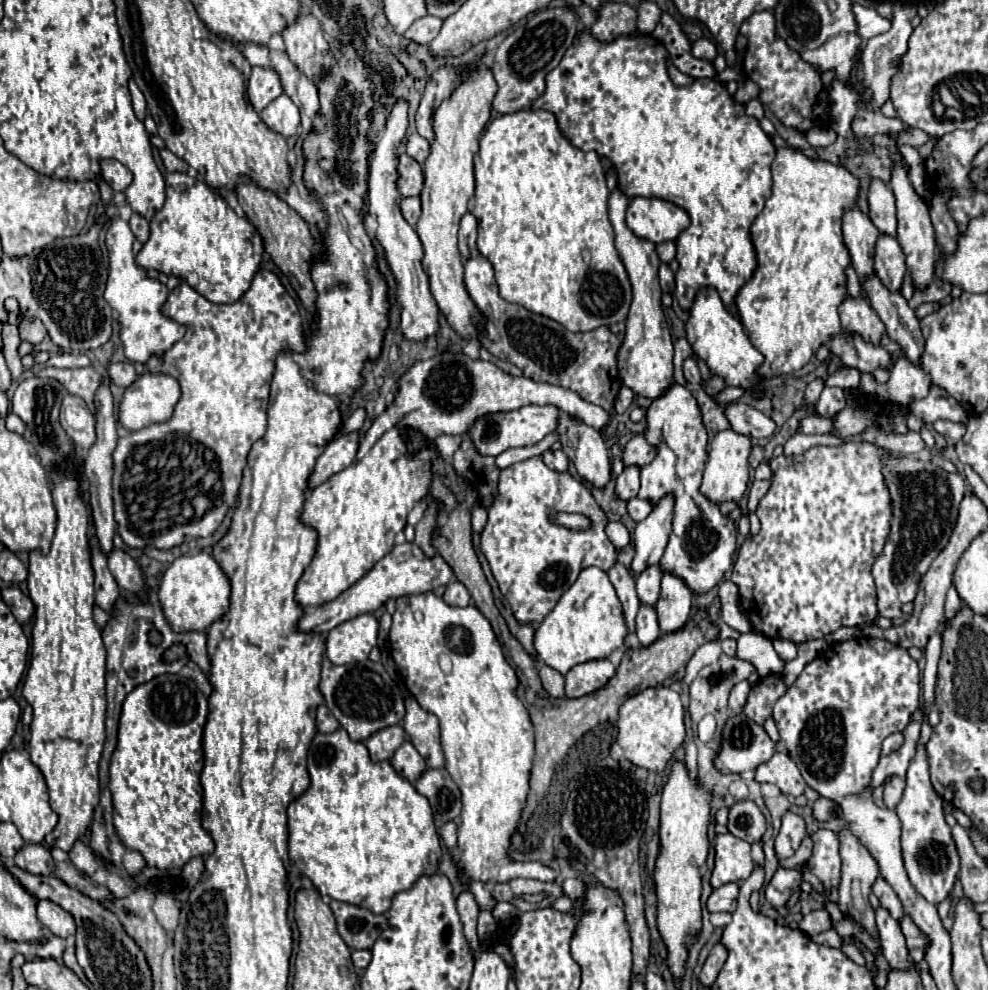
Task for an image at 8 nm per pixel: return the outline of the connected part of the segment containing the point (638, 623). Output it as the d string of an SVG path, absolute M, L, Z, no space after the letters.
M641 604L639 612L637 612L637 618L635 618L635 630L637 630L641 646L649 646L649 644L653 644L661 636L657 612L655 612L653 606Z

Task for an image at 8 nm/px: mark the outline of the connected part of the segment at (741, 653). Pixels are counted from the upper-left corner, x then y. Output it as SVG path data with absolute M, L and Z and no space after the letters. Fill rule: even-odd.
M755 632L741 634L741 638L737 640L737 658L751 662L757 668L761 678L769 674L775 674L775 676L783 674L785 662L781 660L773 644L767 642L763 634L755 634Z

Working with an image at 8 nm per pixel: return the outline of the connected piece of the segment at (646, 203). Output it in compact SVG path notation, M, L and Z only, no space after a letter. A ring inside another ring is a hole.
M635 196L627 208L627 226L639 238L661 244L675 240L689 226L689 214L673 202Z

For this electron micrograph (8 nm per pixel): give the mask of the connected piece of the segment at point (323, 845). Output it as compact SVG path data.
M339 728L333 734L315 734L307 768L311 786L287 806L289 856L323 896L367 908L373 914L385 914L397 892L409 890L421 876L437 872L441 846L429 800L421 796L407 778L399 776L387 760L373 762L367 746L353 742L349 734Z

